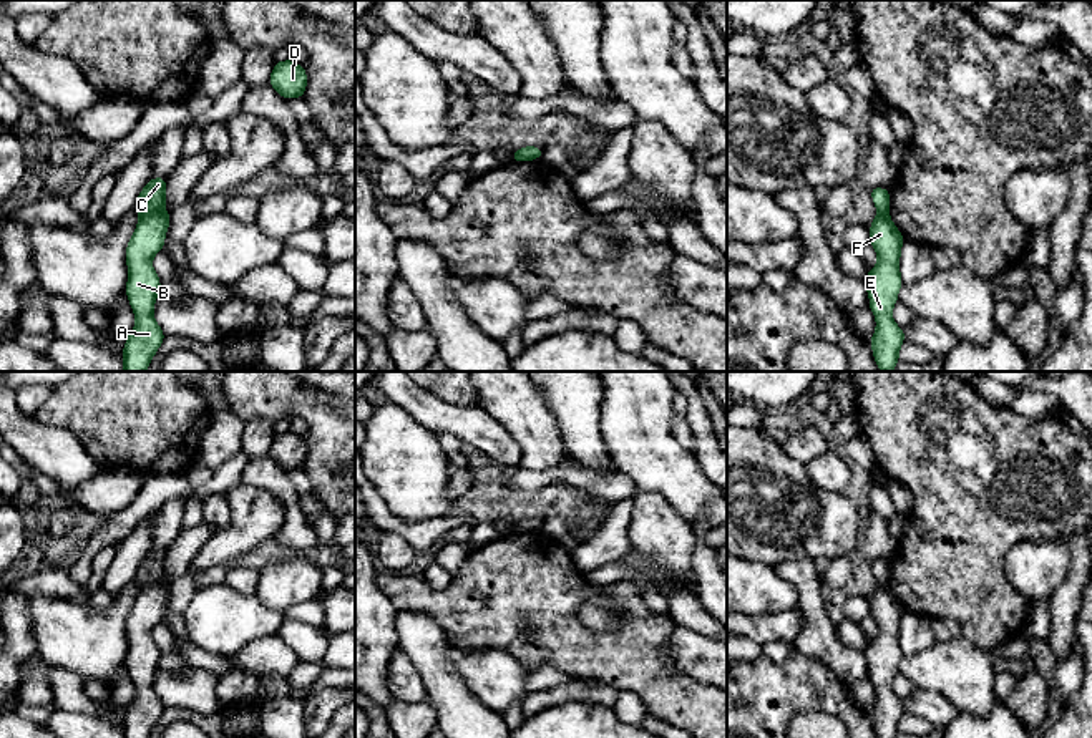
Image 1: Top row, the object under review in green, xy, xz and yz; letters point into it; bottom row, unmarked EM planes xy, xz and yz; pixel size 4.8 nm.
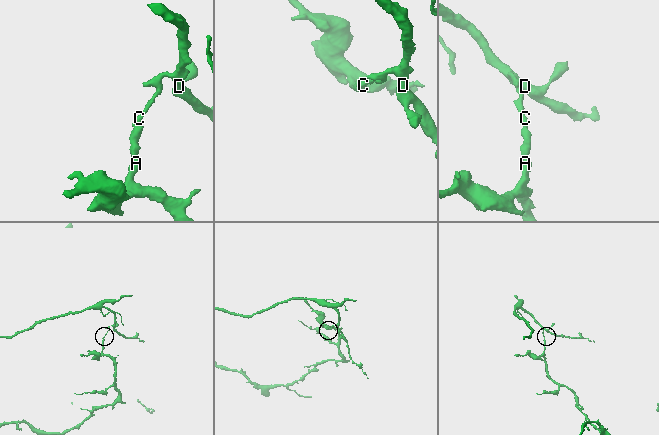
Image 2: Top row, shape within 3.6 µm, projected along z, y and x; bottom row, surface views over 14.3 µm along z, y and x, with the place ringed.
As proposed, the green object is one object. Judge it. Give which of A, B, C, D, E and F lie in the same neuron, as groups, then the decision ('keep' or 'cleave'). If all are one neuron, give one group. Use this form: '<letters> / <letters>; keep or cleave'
A B E F / C D; cleave

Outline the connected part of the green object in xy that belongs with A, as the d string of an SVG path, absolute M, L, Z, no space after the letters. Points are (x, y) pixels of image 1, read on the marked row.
M163 209L141 214L126 247L126 295L136 323L123 348L123 371L144 371L166 337L153 317L163 284L151 260L164 247L169 221L171 214Z

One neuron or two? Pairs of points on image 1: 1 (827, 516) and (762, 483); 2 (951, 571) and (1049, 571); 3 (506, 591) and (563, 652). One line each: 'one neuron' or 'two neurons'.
1: one neuron
2: two neurons
3: one neuron

